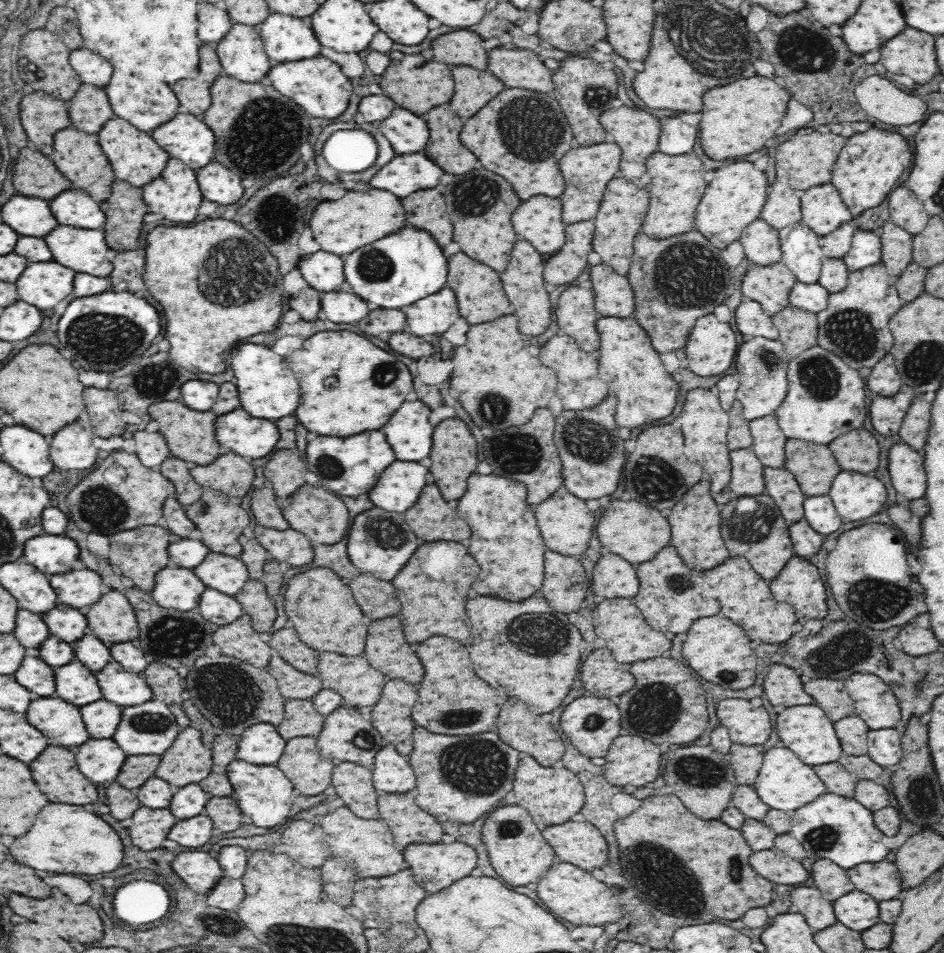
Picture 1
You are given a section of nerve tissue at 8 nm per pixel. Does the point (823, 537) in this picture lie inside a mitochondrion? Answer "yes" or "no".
no

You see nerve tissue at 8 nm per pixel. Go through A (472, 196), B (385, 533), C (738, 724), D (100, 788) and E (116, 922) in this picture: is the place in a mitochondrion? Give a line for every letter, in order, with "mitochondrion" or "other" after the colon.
A: mitochondrion
B: mitochondrion
C: other
D: other
E: other

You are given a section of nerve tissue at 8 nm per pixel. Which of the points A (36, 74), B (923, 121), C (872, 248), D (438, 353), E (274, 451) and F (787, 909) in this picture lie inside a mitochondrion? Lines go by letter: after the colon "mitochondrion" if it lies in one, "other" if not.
A: other
B: other
C: other
D: other
E: other
F: other

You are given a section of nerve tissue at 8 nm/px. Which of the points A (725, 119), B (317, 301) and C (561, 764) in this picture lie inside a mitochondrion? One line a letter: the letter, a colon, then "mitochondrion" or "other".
A: other
B: other
C: other

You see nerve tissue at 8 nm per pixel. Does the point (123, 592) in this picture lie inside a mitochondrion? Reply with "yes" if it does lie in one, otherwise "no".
no

